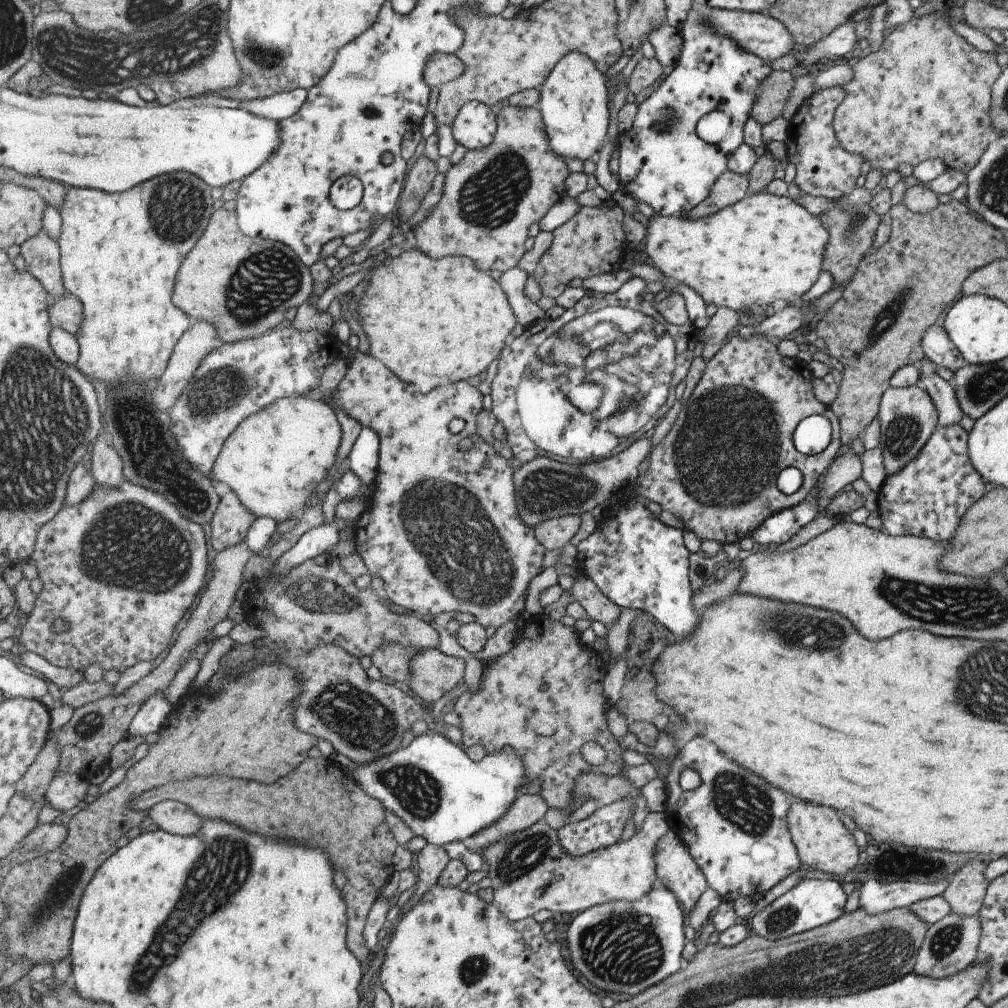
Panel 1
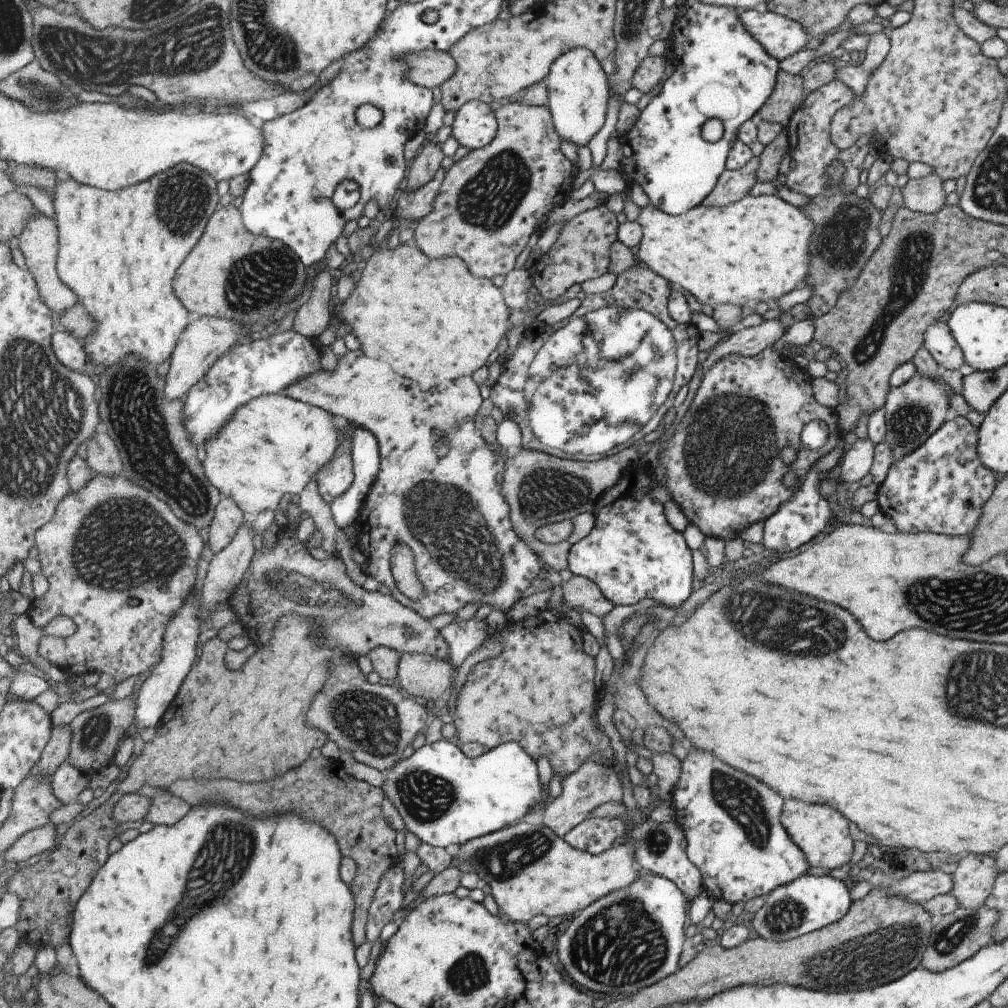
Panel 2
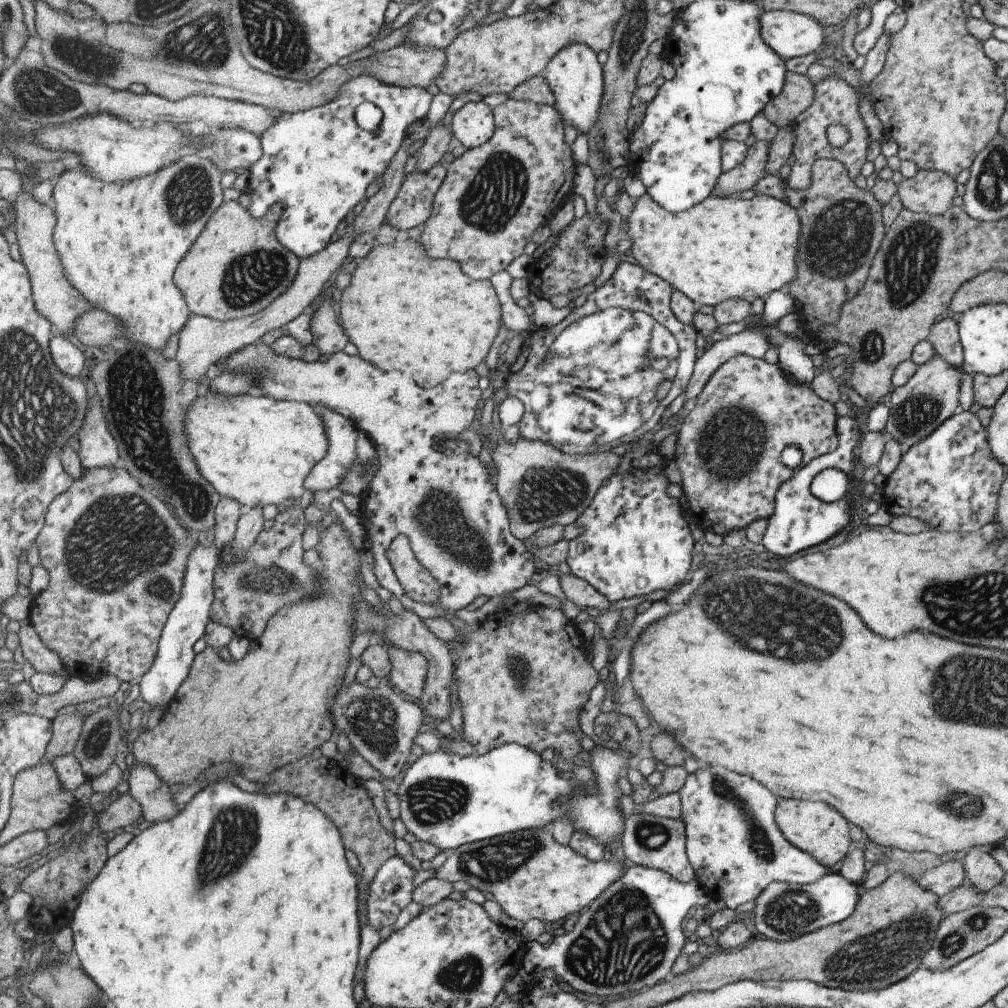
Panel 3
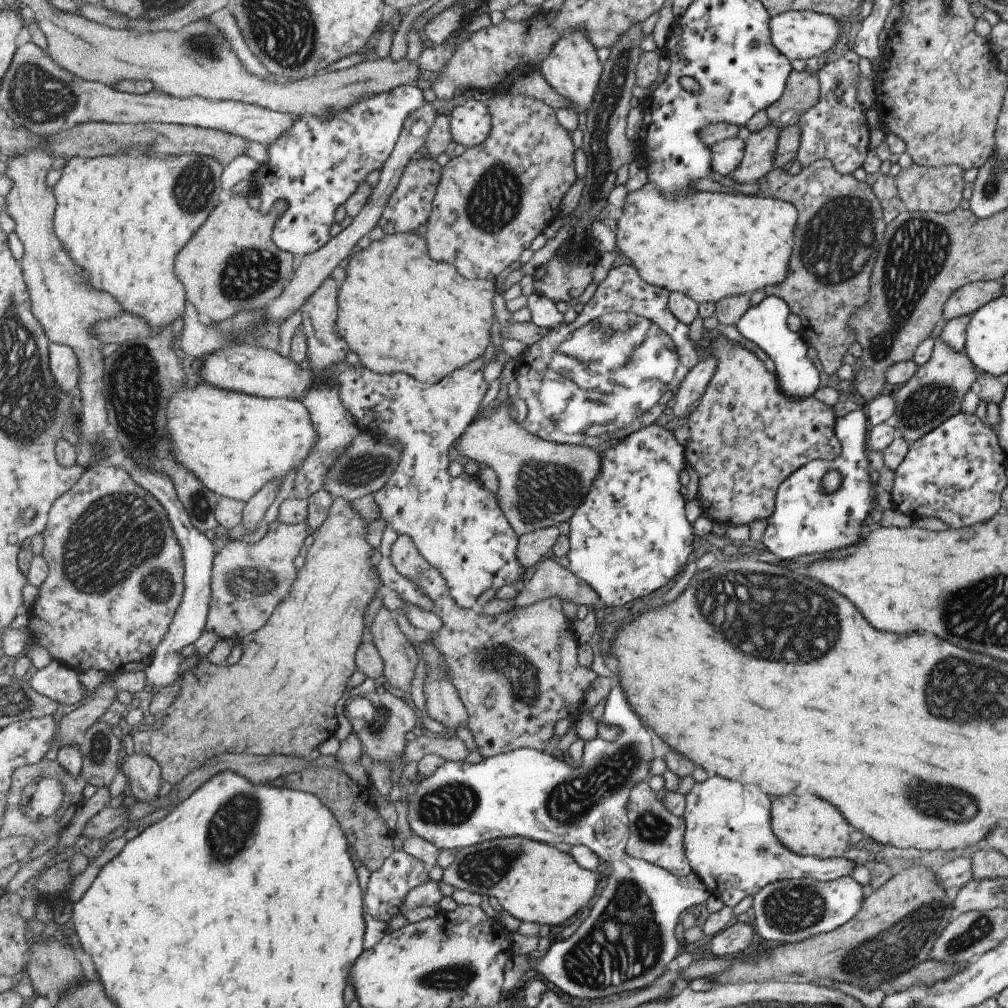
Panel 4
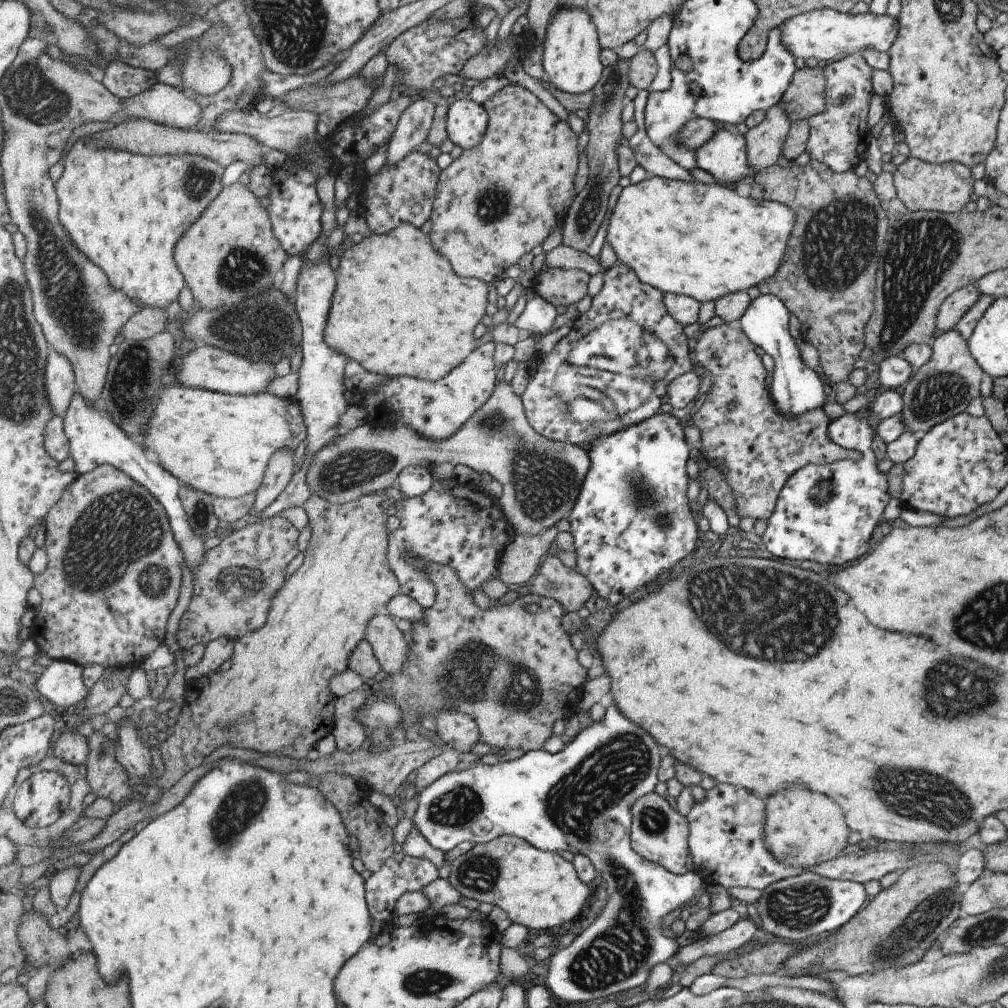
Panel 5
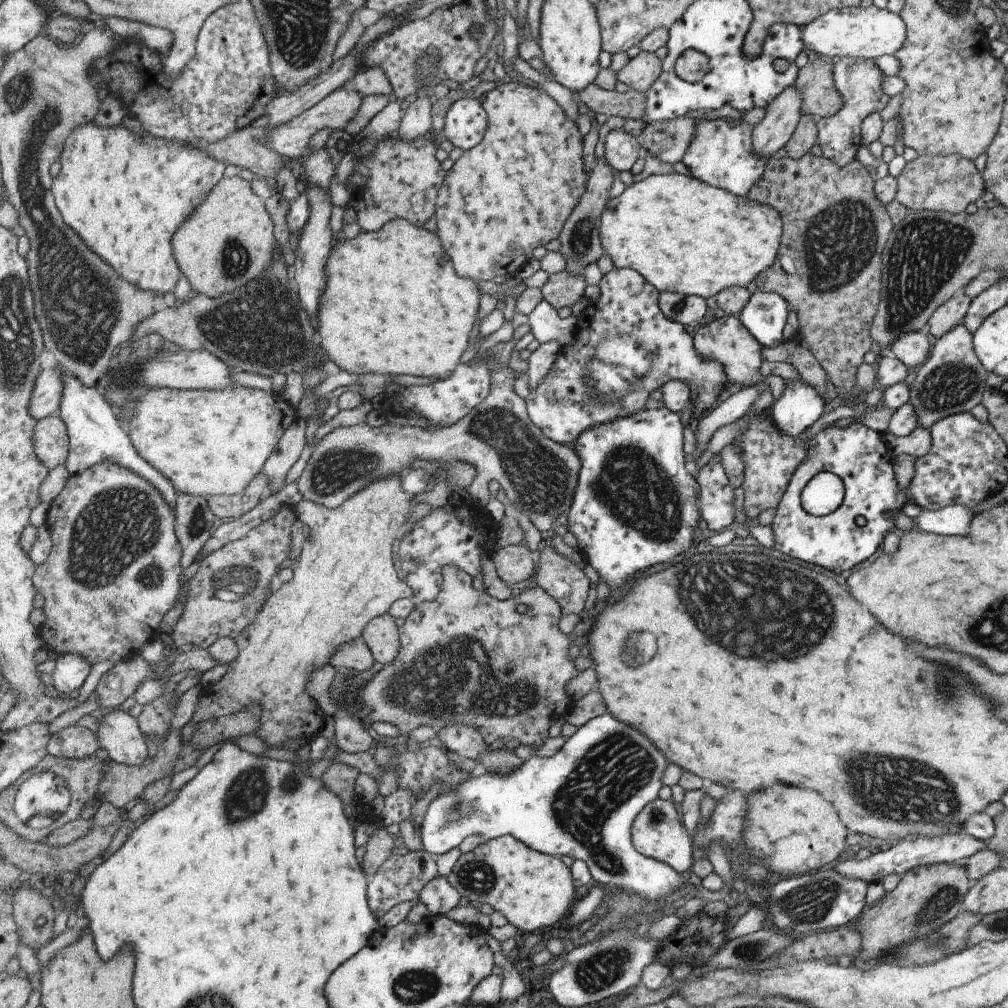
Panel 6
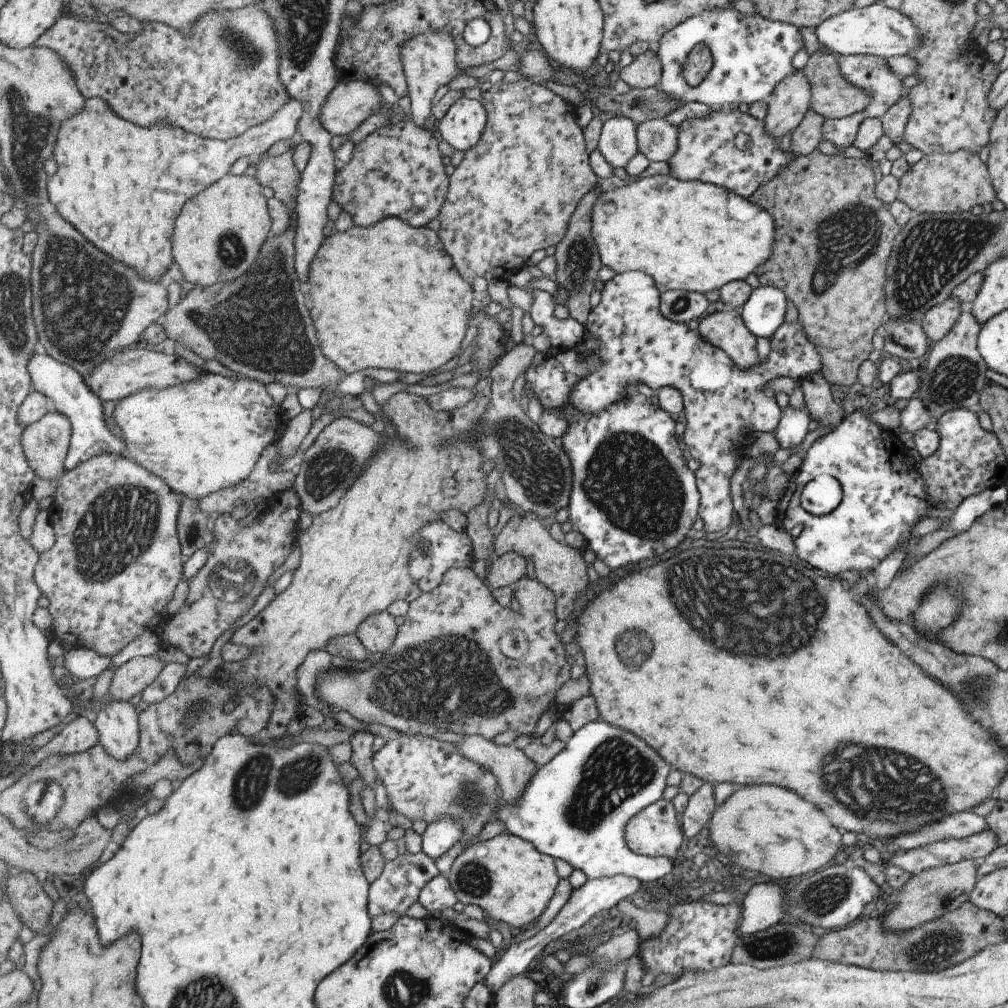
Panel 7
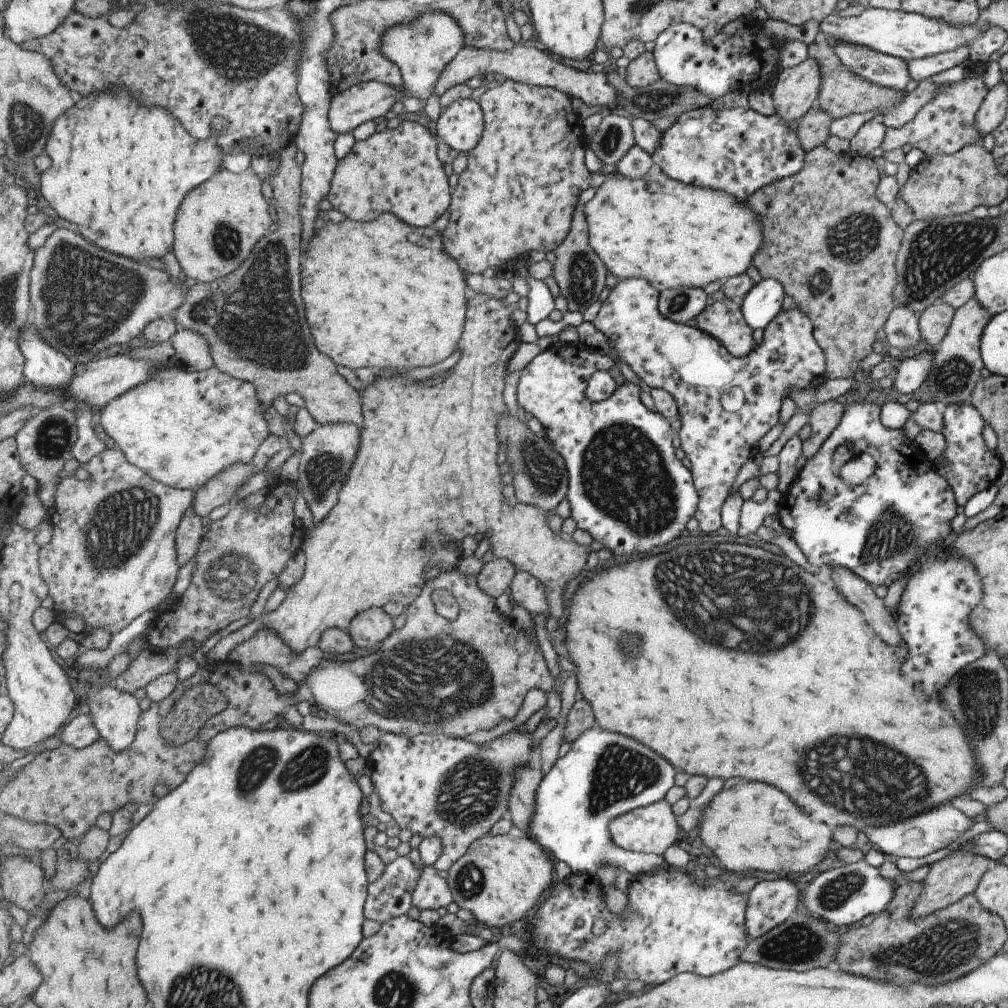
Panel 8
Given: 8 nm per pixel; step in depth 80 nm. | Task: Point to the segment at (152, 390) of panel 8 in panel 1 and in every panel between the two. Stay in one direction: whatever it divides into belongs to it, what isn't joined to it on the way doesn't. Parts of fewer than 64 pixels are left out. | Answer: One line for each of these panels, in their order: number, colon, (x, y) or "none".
1: (274, 460)
2: (269, 449)
3: (259, 450)
4: (234, 443)
5: (220, 443)
6: (207, 442)
7: (201, 436)

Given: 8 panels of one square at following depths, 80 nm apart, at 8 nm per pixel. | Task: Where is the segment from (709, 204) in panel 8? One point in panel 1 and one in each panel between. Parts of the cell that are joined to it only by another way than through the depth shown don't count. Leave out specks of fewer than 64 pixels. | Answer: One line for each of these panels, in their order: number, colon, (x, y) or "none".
1: (766, 250)
2: (753, 250)
3: (726, 247)
4: (713, 245)
5: (704, 241)
6: (685, 236)
7: (689, 235)

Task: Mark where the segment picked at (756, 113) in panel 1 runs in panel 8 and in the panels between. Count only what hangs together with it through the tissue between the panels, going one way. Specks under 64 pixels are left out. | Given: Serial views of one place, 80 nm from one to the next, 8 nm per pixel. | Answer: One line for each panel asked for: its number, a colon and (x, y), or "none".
2: (788, 95)
3: (796, 95)
4: (800, 92)
5: (804, 97)
6: (820, 98)
7: (831, 96)
8: (841, 92)

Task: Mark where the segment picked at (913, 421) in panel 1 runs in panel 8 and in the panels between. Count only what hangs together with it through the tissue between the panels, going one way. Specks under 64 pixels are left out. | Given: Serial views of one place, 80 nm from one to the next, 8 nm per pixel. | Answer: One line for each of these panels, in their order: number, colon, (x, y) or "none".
2: (913, 411)
3: (930, 396)
4: (933, 393)
5: (942, 387)
6: (951, 379)
7: (951, 376)
8: (955, 368)

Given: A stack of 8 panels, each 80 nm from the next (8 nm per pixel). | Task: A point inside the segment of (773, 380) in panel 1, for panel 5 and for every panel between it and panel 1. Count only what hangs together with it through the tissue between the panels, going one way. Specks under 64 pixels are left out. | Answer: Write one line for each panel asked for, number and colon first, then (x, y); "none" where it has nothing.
2: (722, 463)
3: (728, 449)
4: (746, 438)
5: (761, 448)

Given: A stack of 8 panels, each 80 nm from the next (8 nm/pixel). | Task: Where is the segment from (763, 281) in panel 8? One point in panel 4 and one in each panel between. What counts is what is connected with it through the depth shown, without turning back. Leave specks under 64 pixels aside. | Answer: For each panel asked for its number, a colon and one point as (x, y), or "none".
4: (770, 325)
5: (795, 390)
6: (766, 316)
7: (766, 306)

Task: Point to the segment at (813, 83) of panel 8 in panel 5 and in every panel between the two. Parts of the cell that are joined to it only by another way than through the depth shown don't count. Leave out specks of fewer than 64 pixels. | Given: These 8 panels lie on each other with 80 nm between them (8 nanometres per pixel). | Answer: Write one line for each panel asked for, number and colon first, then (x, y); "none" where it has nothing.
5: (764, 142)
6: (781, 115)
7: (790, 98)

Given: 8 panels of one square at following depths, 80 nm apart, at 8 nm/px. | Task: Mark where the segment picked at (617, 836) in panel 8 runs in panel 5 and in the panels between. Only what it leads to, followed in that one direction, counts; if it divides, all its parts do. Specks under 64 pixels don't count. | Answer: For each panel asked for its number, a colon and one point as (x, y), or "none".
5: (659, 834)
6: (657, 833)
7: (654, 832)

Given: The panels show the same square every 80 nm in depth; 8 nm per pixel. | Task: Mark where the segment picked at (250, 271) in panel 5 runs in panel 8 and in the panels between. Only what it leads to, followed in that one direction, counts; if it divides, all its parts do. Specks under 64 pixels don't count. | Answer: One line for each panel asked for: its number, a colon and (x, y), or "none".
6: (228, 241)
7: (219, 235)
8: (220, 222)

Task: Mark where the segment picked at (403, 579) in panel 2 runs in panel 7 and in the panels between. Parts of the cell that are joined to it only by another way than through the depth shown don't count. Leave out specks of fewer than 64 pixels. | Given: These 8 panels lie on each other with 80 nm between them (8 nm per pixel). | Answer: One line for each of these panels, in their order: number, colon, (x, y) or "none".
3: (417, 580)
4: (518, 673)
5: (516, 673)
6: (466, 658)
7: (461, 661)

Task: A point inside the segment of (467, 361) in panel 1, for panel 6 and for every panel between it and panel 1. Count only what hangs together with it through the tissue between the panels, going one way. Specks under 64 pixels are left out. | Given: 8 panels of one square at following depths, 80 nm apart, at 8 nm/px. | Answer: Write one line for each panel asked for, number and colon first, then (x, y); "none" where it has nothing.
2: (432, 320)
3: (405, 311)
4: (401, 311)
5: (399, 308)
6: (417, 315)

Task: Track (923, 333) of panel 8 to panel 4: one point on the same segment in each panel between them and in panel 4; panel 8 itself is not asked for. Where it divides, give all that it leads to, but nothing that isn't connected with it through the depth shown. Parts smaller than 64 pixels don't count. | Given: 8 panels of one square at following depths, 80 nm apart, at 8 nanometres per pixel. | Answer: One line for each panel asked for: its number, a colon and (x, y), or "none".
4: (965, 300)
5: (952, 308)
6: (952, 311)
7: (935, 323)

